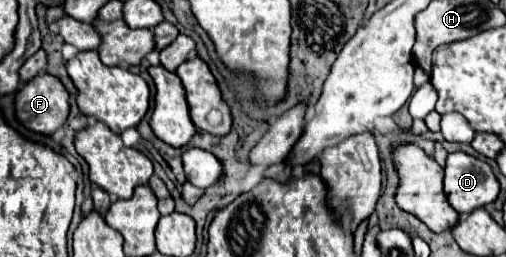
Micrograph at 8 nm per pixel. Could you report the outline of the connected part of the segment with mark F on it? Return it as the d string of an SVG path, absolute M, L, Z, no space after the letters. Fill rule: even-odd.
M42 72L24 82L16 96L18 120L34 132L54 134L68 118L70 92L60 78Z

